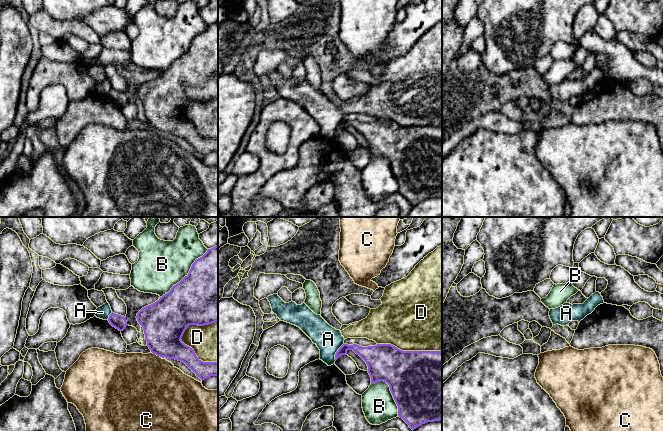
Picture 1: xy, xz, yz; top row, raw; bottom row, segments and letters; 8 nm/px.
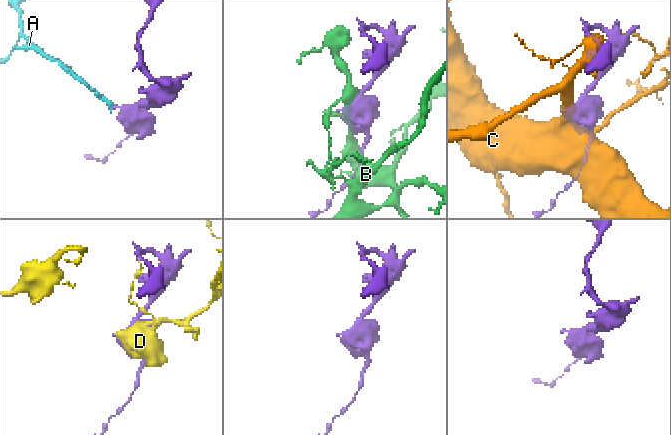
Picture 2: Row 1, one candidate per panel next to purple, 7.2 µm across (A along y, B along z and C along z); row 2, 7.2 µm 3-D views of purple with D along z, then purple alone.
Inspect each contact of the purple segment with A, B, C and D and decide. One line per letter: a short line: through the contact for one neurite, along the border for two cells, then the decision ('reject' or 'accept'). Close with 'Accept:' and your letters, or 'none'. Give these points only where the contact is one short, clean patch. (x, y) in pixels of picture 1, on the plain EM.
A: line xz (343, 119), (335, 130), (335, 136); reject
B: reject
C: reject
D: reject
Accept: none

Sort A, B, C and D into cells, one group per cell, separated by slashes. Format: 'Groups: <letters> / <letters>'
Groups: A D / B / C

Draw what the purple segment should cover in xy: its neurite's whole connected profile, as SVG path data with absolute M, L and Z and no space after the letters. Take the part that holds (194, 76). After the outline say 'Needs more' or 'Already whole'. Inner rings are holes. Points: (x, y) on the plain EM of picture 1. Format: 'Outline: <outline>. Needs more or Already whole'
Outline: M218 21L208 25L192 40L187 52L155 79L137 89L147 122L153 130L185 139L201 156L218 152L218 138L203 138L181 114L189 101L204 102L218 98Z. Already whole

